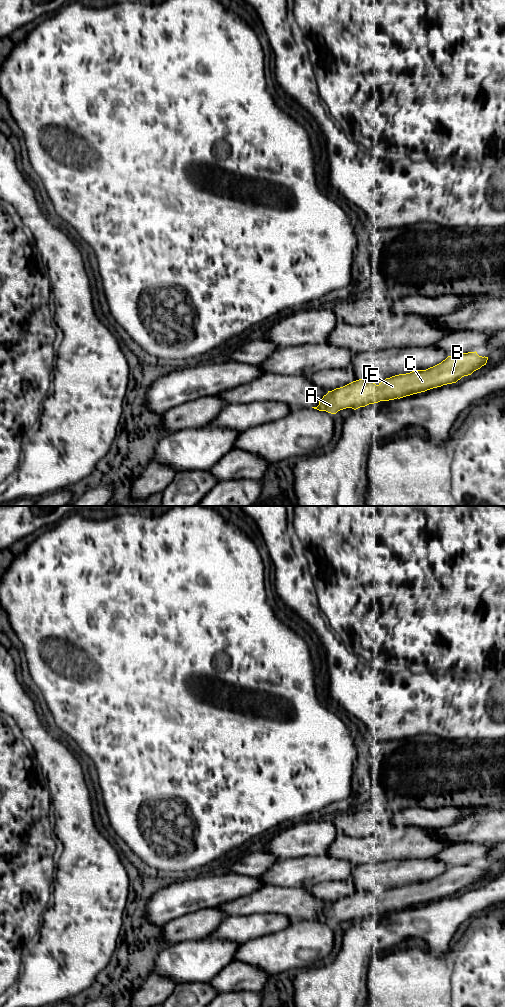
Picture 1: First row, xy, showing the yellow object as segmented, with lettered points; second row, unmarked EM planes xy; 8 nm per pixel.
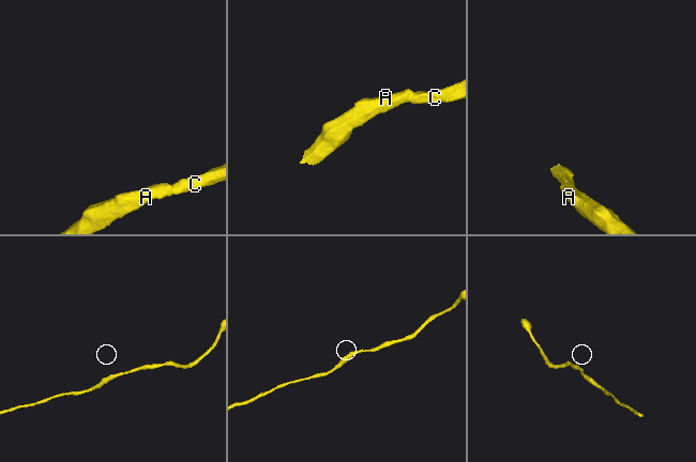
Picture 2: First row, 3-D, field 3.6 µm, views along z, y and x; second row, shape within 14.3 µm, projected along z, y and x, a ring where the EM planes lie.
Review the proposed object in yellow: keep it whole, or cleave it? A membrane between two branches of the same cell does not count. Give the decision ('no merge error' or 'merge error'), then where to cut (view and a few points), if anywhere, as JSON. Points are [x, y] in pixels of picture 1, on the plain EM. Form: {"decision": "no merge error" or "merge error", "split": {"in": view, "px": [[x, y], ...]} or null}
{"decision": "no merge error", "split": null}

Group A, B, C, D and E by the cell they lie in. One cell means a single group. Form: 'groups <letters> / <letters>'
groups A B C D E

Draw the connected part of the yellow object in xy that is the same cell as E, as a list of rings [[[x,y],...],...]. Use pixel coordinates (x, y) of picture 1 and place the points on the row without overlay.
[[[476,863],[460,865],[448,868],[441,875],[426,882],[417,882],[386,890],[378,897],[368,891],[359,891],[343,899],[328,903],[328,905],[319,913],[319,917],[312,920],[336,926],[338,923],[346,920],[356,922],[360,919],[365,919],[369,916],[378,915],[380,913],[389,913],[397,910],[400,911],[413,906],[425,904],[433,900],[441,899],[443,897],[456,895],[462,889],[471,887],[474,883],[486,877],[487,872],[488,869],[479,868]]]

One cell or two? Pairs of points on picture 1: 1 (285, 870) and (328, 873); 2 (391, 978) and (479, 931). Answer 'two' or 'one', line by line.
1: one
2: one

